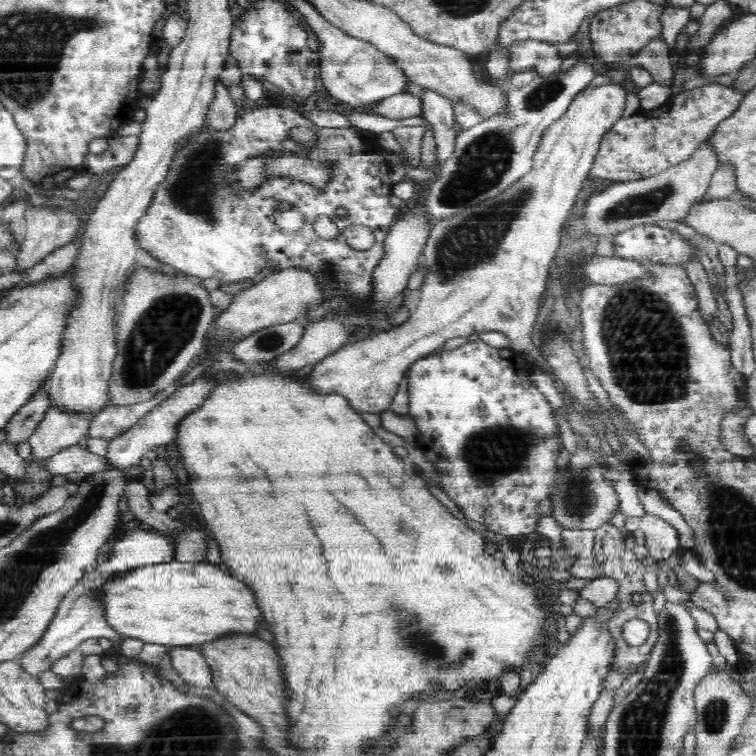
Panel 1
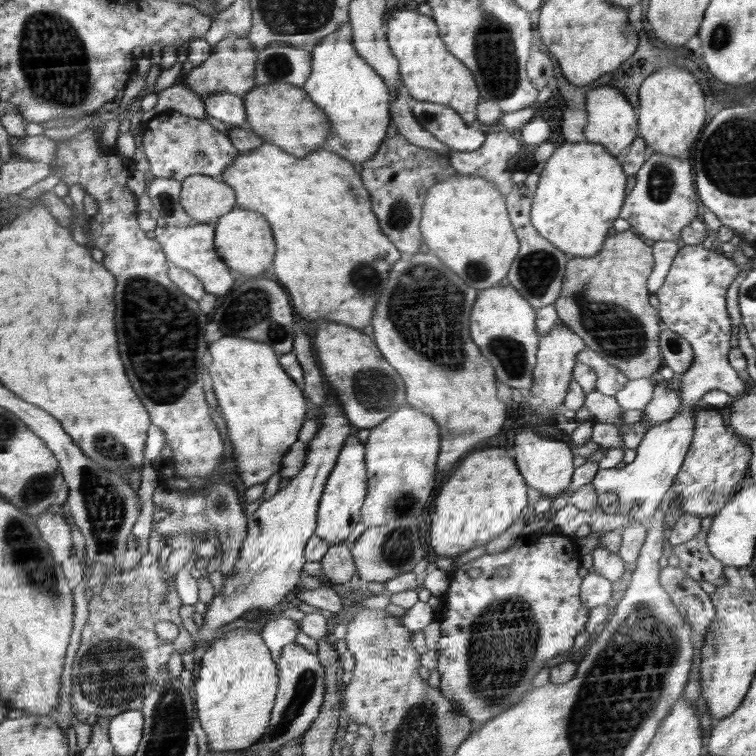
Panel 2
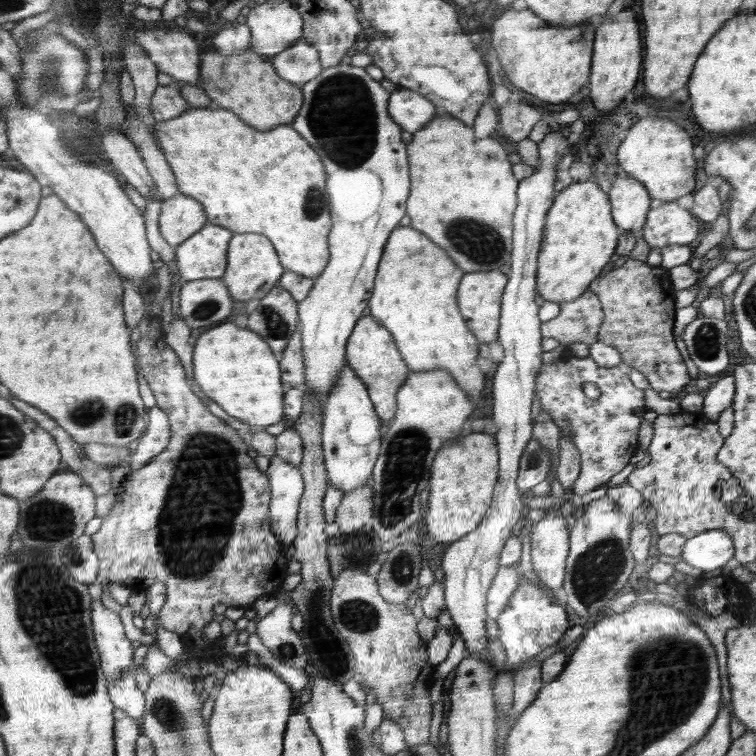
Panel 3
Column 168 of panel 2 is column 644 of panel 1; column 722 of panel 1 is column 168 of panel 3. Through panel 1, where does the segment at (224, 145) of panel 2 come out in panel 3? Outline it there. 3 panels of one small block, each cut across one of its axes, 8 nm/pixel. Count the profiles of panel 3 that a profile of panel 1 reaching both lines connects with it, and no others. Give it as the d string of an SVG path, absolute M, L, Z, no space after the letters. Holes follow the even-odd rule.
M178 83L158 85L158 88L152 93L151 113L158 122L168 122L188 108L190 108L189 104L179 93Z

